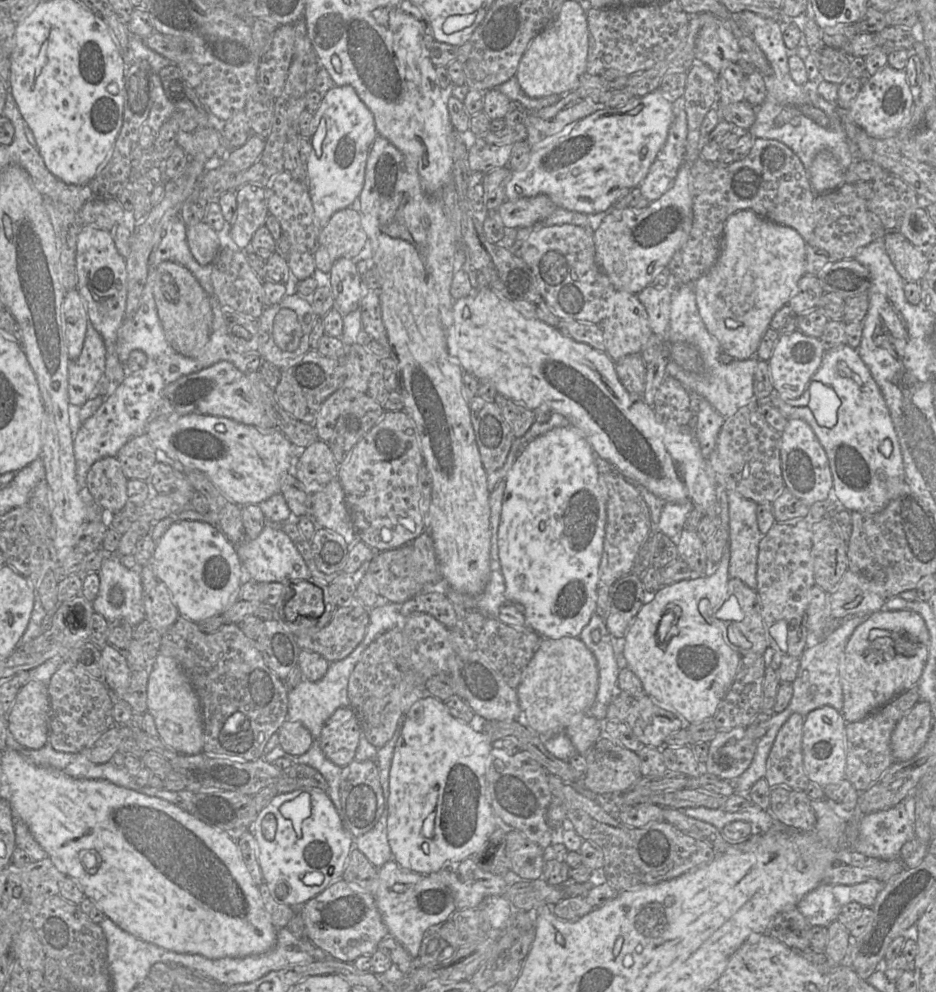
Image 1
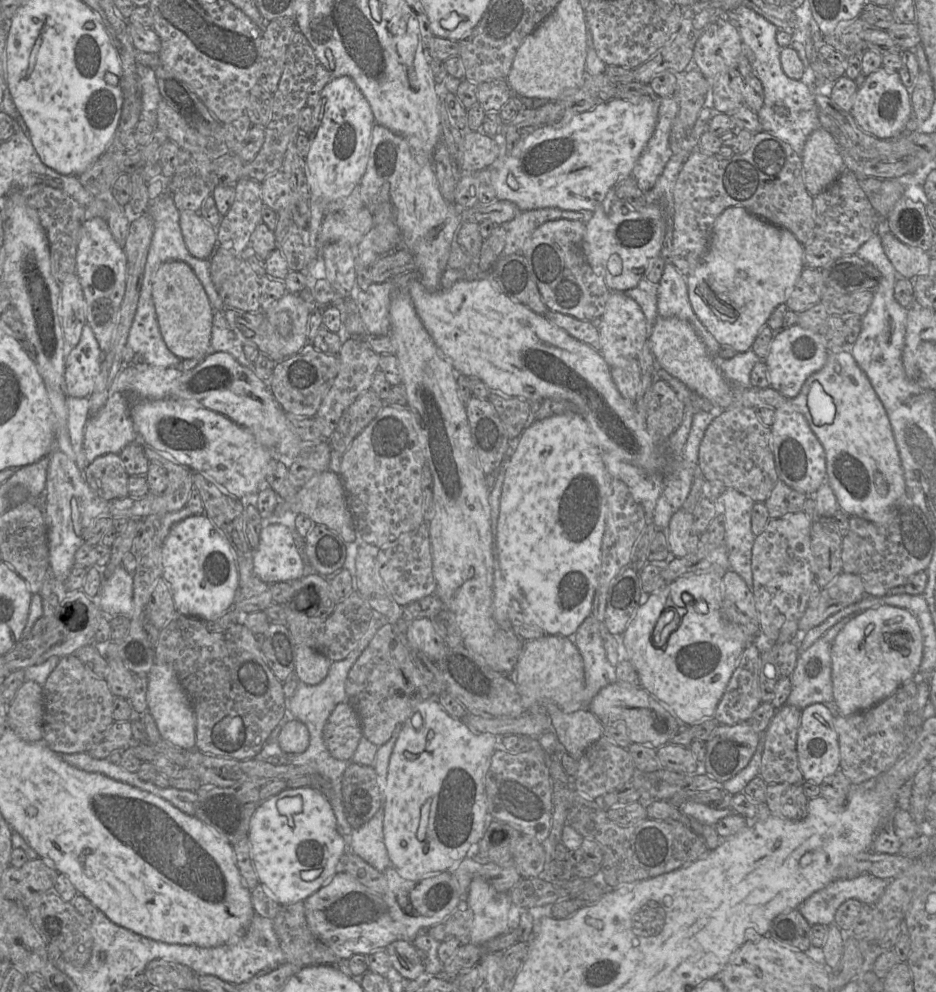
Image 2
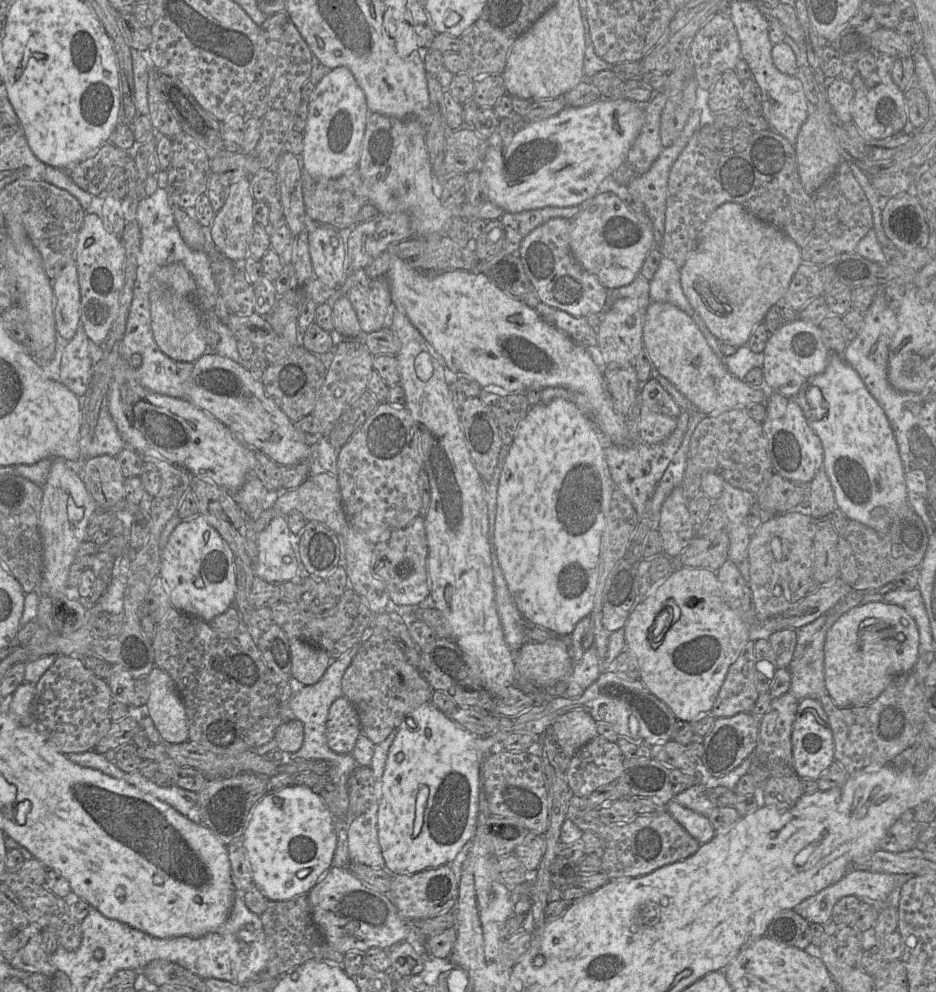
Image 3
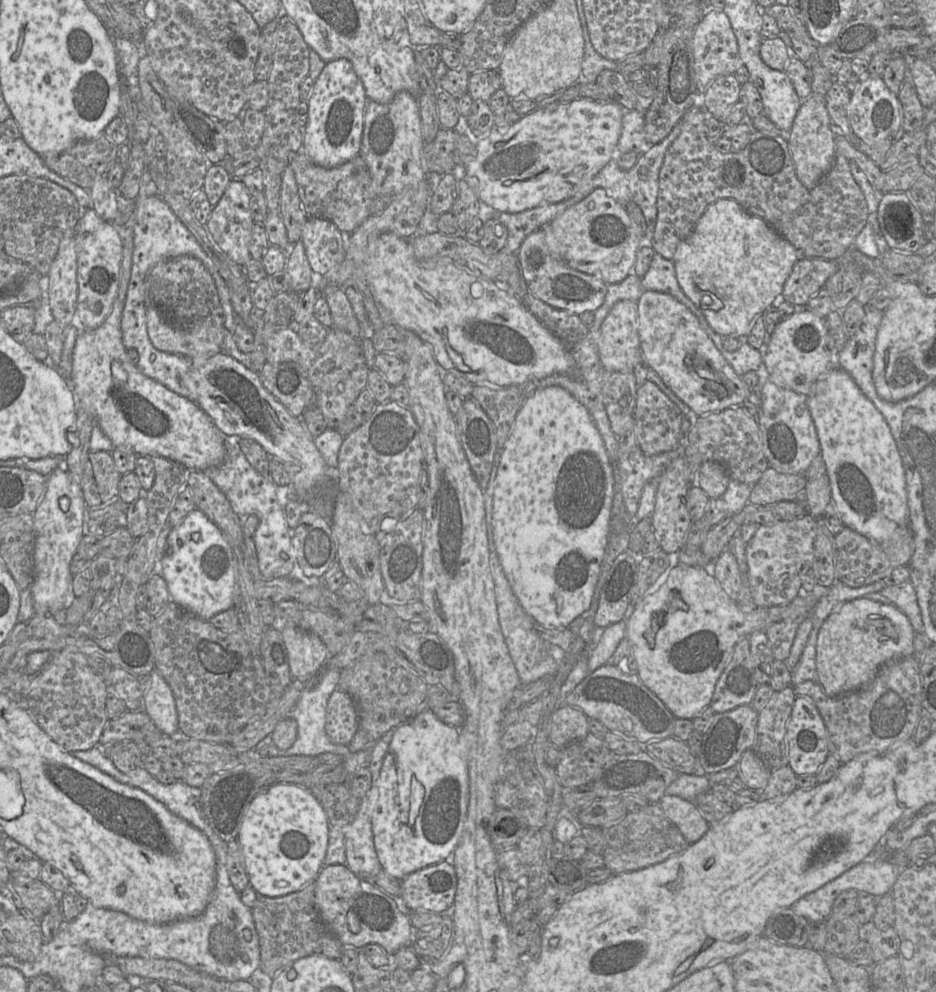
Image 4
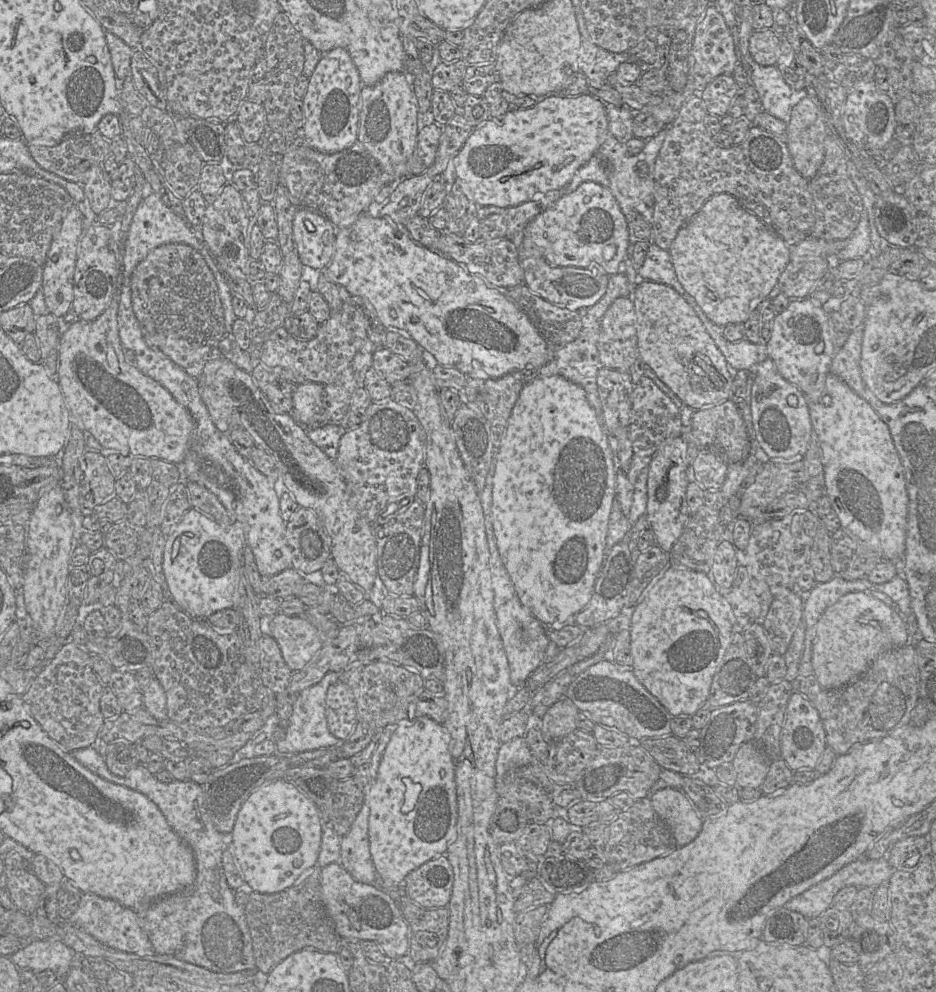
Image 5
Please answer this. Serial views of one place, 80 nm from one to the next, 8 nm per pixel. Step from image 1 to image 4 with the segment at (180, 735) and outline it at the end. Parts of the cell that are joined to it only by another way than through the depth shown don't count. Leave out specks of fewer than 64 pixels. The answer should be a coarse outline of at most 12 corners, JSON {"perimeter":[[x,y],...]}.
{"perimeter":[[158,670],[142,710],[164,735],[179,732],[173,692]]}

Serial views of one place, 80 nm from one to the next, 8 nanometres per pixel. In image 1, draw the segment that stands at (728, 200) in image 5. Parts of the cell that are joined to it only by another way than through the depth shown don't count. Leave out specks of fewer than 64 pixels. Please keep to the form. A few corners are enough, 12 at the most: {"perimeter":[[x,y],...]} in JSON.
{"perimeter":[[727,218],[693,283],[722,350],[756,356],[806,273],[795,229]]}

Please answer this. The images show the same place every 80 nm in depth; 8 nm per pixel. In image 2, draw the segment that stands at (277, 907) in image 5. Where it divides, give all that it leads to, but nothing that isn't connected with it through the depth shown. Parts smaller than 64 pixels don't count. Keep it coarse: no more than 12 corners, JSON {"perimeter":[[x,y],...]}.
{"perimeter":[[304,902],[272,921],[286,963],[346,962],[313,935]]}

